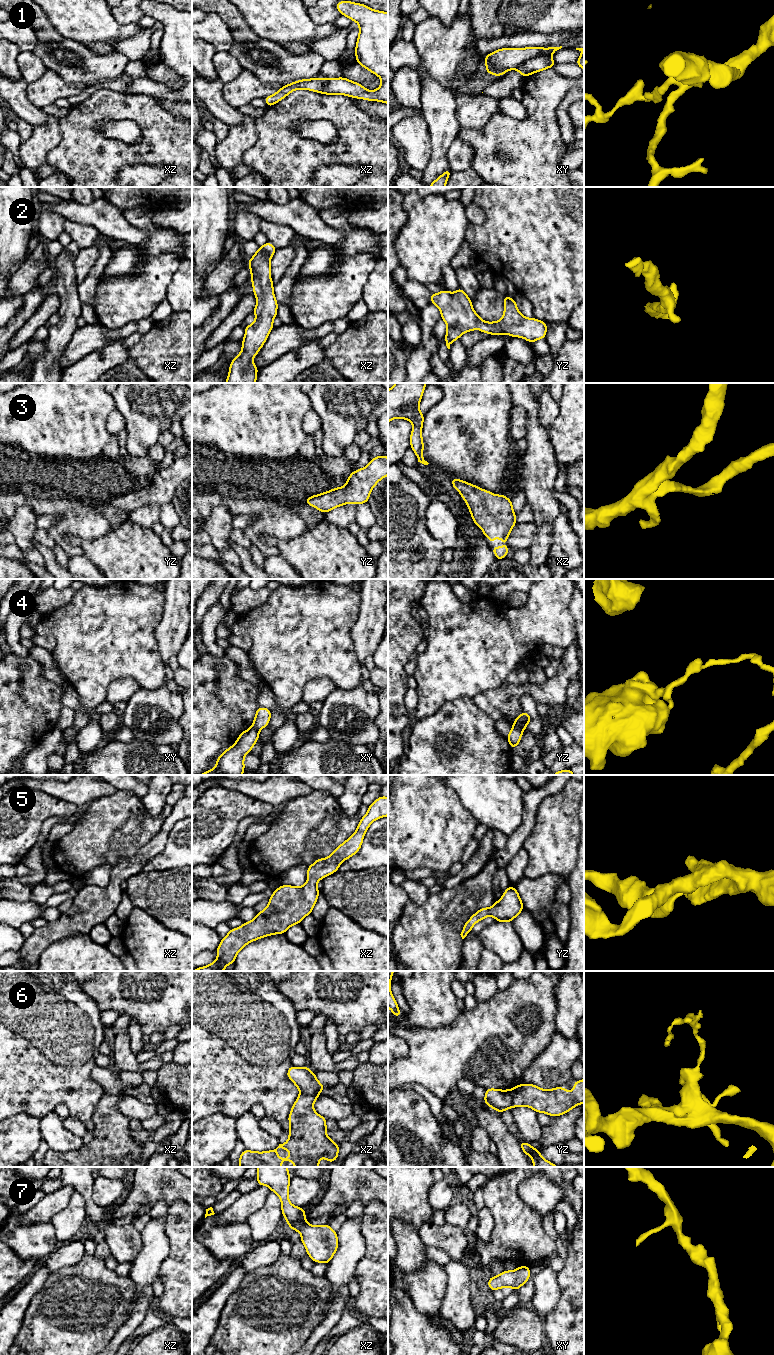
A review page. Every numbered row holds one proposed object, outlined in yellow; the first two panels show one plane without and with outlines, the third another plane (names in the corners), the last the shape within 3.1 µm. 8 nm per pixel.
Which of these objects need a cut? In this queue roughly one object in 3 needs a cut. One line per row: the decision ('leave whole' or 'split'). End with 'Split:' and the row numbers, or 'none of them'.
1: split
2: leave whole
3: leave whole
4: split
5: leave whole
6: leave whole
7: leave whole
Split: 1, 4

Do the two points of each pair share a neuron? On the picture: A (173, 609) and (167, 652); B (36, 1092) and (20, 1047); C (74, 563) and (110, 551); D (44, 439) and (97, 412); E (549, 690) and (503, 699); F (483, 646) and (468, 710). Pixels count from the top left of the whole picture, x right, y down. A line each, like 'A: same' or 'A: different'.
A: same
B: same
C: different
D: same
E: same
F: different

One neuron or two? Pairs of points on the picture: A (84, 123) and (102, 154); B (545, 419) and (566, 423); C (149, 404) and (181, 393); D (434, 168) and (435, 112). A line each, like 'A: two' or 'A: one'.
A: one
B: two
C: one
D: one

